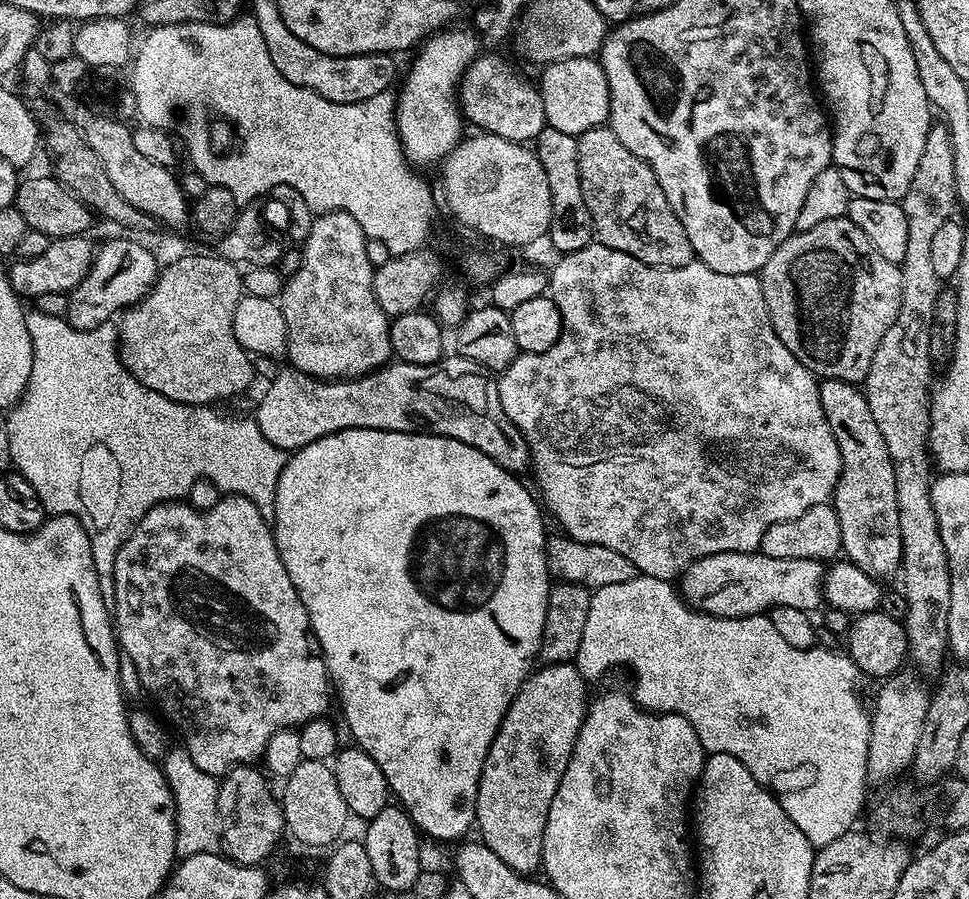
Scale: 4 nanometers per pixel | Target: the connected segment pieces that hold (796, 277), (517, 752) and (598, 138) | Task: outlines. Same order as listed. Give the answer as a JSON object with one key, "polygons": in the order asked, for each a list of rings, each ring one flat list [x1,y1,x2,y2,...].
{"polygons":[[[847,216,830,218,810,226,805,232,793,232,792,235,770,254,770,258,760,269,762,298,766,298,766,310,774,326,774,334,817,378,840,379,846,383,859,385,868,376,874,350,886,330,894,322,902,302,902,274,900,265,882,258,874,250,874,242,854,226]],[[575,663,537,667,518,690,510,710,498,726,498,734,486,754,478,782,476,823,479,839,510,870,532,874,544,859,546,818,550,802,558,794,558,782,574,754,574,742,588,713,589,685]],[[611,126,586,130,576,141,578,178,582,178,582,198,586,198,586,210,590,210,594,222,595,239,655,268,677,268,693,263,686,226,670,210,670,202,666,202,666,194,662,194,662,186,658,186,650,165,618,142,618,134,614,134]]]}

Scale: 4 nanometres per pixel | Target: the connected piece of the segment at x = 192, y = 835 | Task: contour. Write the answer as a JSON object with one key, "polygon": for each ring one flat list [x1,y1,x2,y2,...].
{"polygon":[[182,746,169,747,162,760,164,777,172,791,176,807,176,854,183,858,190,854,220,852,220,819,218,818,217,777,200,770]]}

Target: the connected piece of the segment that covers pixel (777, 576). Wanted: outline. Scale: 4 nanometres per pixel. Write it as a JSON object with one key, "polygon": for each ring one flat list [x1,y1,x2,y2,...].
{"polygon":[[727,552,696,560,684,569,678,591,697,612,722,618,746,618,767,613,778,606,790,606,809,614,821,606,826,568,810,558,770,558,763,552]]}

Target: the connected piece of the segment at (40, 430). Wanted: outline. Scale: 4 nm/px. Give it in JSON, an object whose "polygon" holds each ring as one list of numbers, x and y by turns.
{"polygon":[[32,310,26,315,26,330,30,330,30,342,32,343,30,378,26,390,20,395,20,401,12,405,6,416,10,430,12,468,19,475,24,476,26,482,30,482,30,486,34,486,45,513,53,516,73,516,78,518,78,522,82,522,92,543,92,557,100,579,100,593,104,601,110,602,114,598,114,562,125,538,132,533,132,527,154,506,183,501,196,480,208,480,216,488,219,488,221,493,250,498,250,502,254,502,258,506,258,510,263,516,275,517,274,502,278,490,278,478,284,469,286,452,285,449,274,446,274,442,270,442,266,438,266,434,262,434,255,419,239,420,236,416,223,416,222,413,216,412,220,410,212,406,193,406,174,402,170,398,158,394,158,390,150,390,150,386,142,386,142,382,138,382,138,378,134,378,134,374,130,374,130,370,126,370,126,366,120,360,118,328,115,323,109,322,94,330,74,330,74,326,70,326,63,316,47,316]]}

